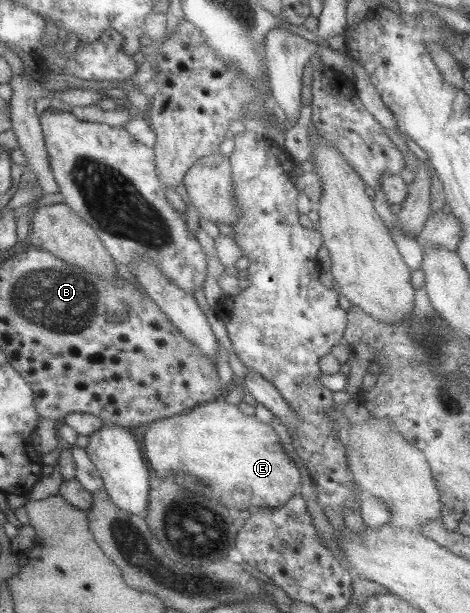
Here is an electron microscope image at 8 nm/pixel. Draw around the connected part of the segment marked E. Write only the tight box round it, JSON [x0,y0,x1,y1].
[143,397,300,509]

